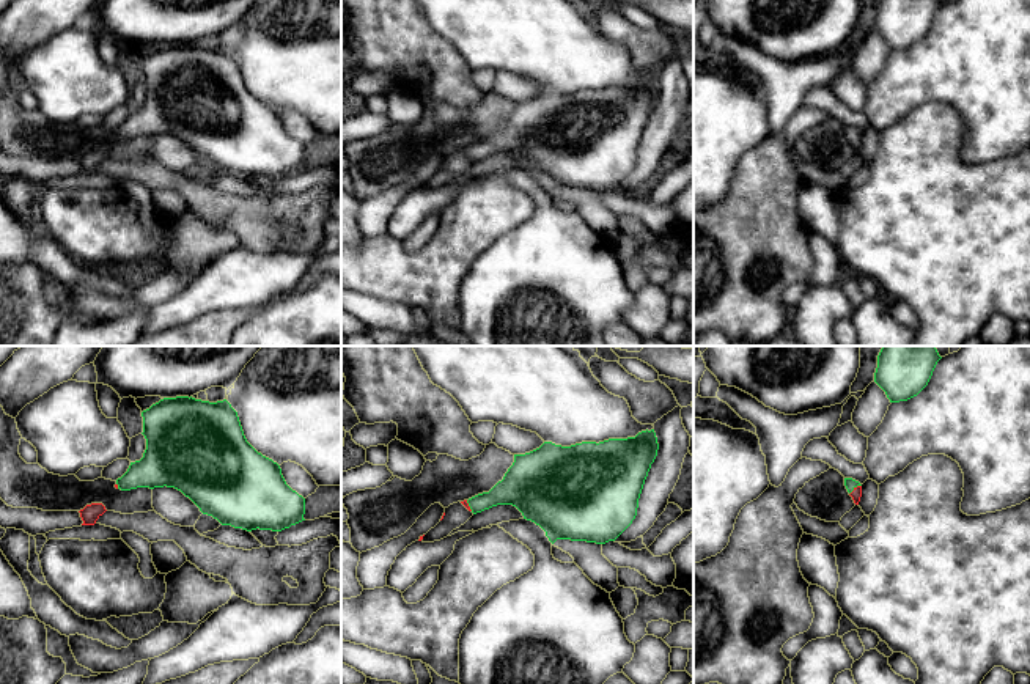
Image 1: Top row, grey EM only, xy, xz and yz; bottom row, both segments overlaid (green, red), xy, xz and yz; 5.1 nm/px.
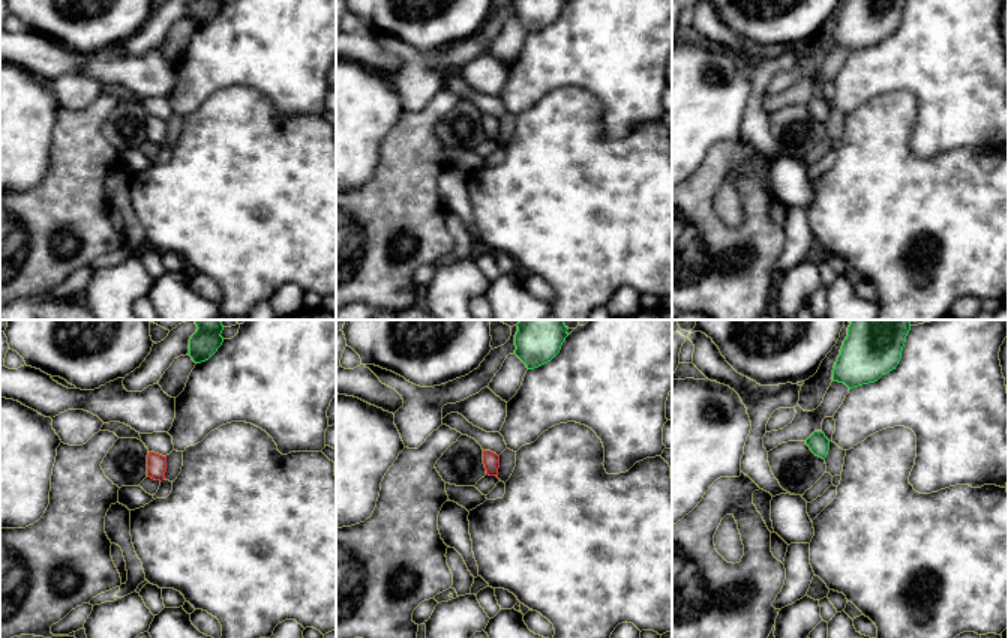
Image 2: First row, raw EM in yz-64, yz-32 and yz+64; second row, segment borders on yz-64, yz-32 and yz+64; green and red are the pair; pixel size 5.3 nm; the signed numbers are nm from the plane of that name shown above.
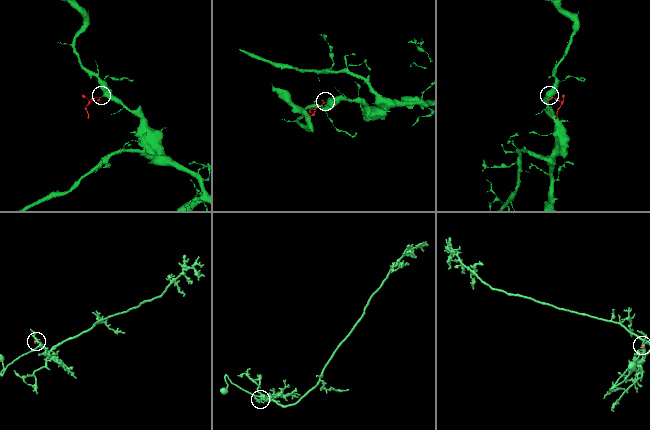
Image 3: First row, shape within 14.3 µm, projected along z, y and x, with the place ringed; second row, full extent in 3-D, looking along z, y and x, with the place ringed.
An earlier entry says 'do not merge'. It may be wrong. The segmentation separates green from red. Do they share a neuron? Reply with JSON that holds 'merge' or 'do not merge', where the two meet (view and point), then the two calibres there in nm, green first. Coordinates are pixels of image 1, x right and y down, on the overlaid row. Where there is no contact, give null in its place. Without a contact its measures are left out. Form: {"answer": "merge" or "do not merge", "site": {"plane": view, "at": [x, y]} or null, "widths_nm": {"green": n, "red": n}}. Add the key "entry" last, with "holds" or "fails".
{"answer": "merge", "site": {"plane": "yz", "at": [853, 489]}, "widths_nm": {"green": 60, "red": 60}, "entry": "fails"}

